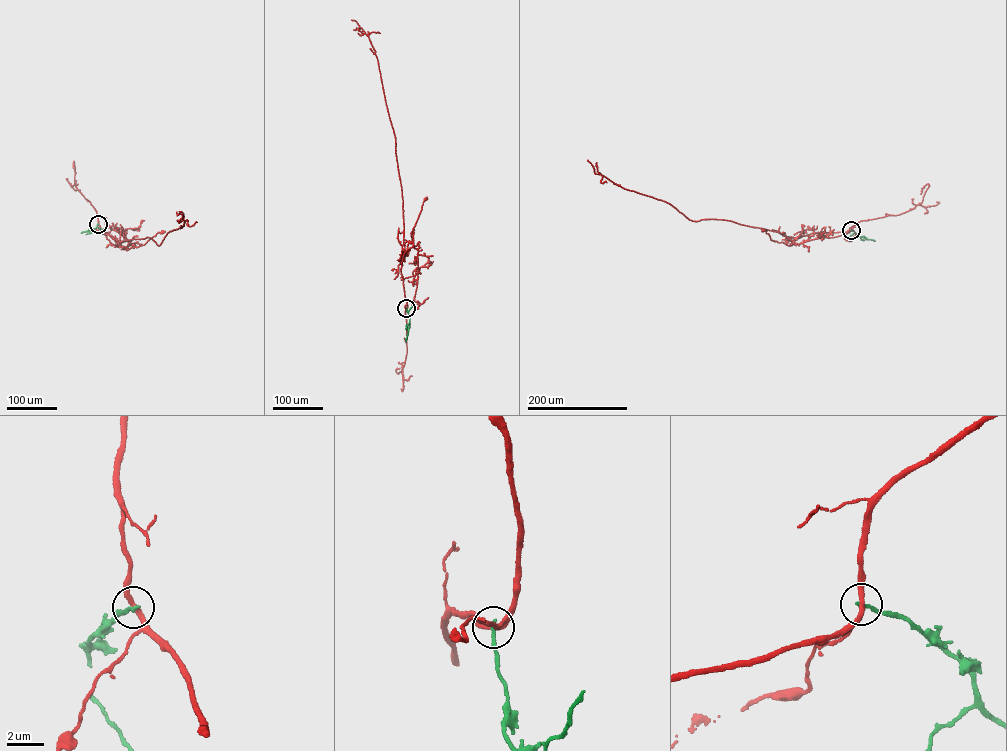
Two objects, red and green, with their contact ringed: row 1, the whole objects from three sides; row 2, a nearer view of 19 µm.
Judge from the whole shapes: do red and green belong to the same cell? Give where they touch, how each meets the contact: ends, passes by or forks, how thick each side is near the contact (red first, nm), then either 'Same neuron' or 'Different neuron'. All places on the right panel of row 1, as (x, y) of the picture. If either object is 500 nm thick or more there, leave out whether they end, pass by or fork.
Place: (851, 230). At the ring red passes by. At the ring green ends. Thickness 280 nm (red) against 220 nm. Different neuron

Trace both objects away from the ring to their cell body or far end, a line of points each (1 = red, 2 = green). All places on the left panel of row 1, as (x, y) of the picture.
1: (98, 224), (112, 244), (128, 249), (143, 245), (162, 231)
2: (98, 224), (92, 230), (81, 233)

